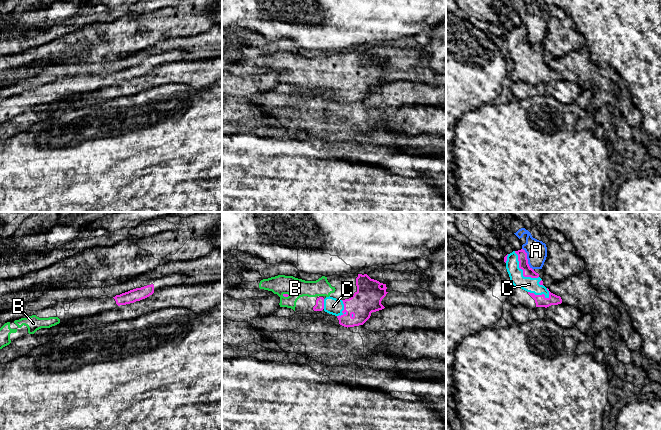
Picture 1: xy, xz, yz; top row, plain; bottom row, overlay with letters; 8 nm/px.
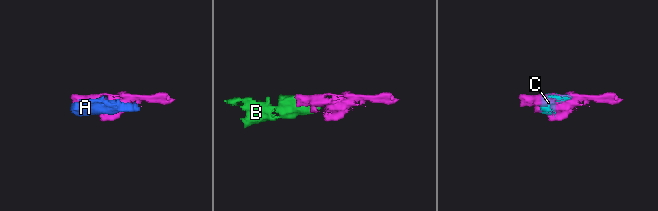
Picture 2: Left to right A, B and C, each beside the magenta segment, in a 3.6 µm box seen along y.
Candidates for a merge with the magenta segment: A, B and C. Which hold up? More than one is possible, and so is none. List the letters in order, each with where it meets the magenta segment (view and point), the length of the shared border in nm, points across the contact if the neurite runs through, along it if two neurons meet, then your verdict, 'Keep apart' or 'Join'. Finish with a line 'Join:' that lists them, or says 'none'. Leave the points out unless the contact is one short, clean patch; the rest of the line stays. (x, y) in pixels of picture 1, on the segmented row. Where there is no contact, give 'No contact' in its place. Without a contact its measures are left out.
A: Touches magenta at yz (527, 259). Shared border 200 nm. Keep apart
B: Touches magenta at xz (286, 294). Shared border 60 nm. Path across: xz (285, 295), (286, 294), (292, 288), (295, 288). Join
C: Touches magenta at yz (522, 269). Shared border 300 nm. Join
Join: B, C

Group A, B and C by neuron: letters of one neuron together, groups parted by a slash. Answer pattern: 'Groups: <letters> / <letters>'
Groups: A / B C

